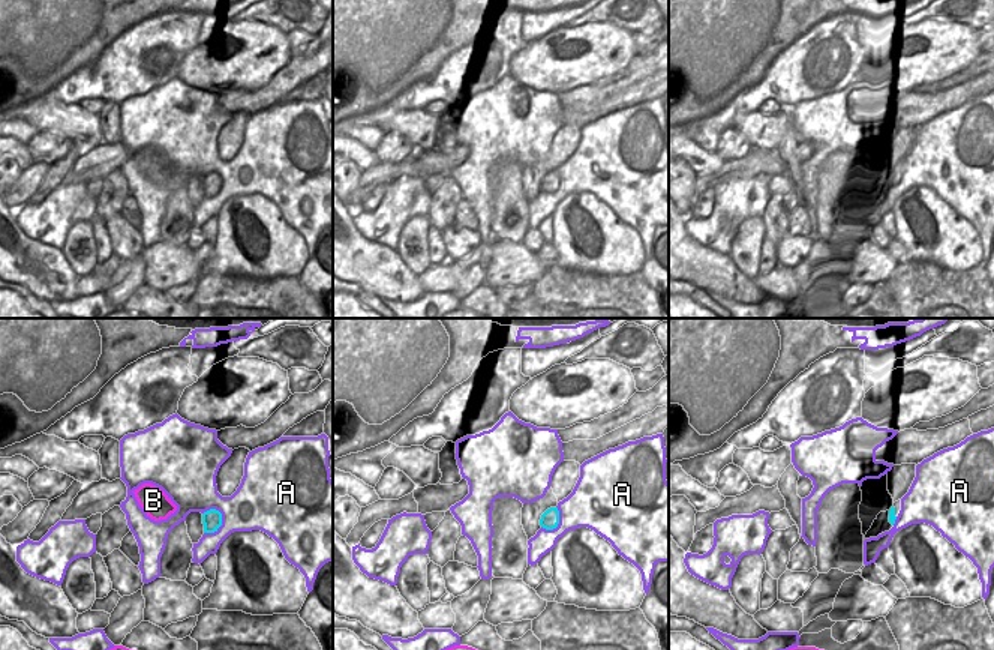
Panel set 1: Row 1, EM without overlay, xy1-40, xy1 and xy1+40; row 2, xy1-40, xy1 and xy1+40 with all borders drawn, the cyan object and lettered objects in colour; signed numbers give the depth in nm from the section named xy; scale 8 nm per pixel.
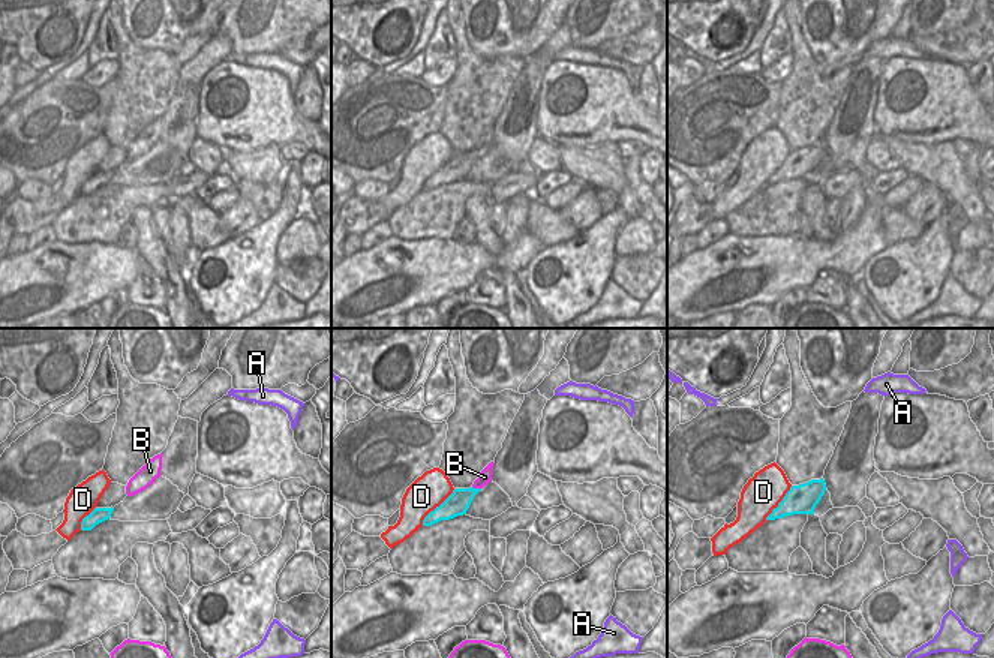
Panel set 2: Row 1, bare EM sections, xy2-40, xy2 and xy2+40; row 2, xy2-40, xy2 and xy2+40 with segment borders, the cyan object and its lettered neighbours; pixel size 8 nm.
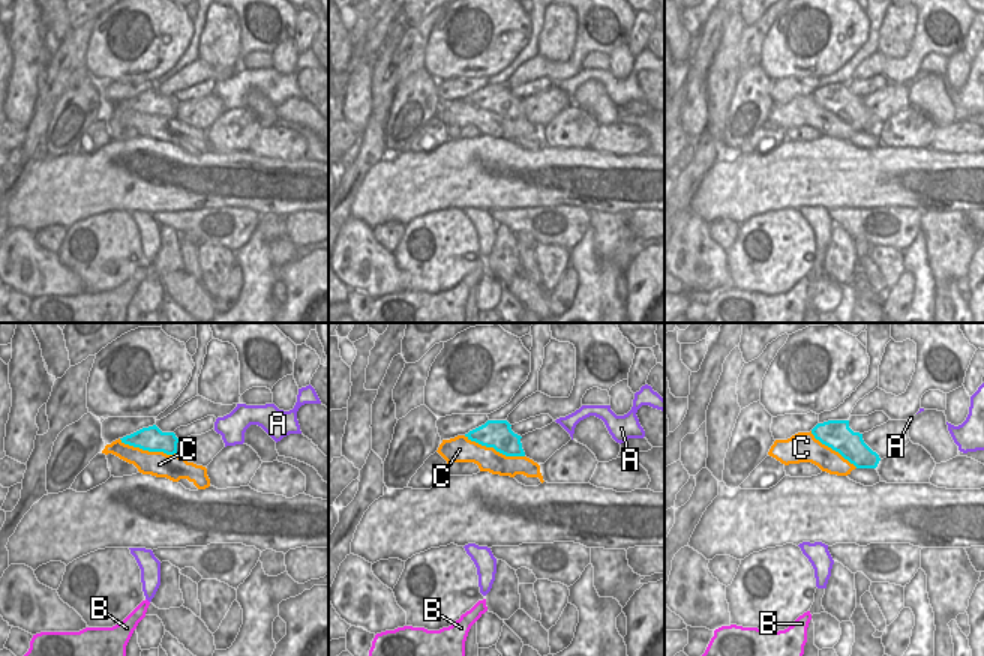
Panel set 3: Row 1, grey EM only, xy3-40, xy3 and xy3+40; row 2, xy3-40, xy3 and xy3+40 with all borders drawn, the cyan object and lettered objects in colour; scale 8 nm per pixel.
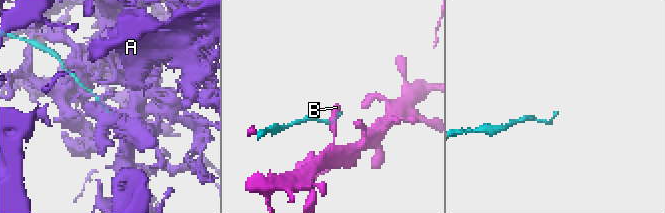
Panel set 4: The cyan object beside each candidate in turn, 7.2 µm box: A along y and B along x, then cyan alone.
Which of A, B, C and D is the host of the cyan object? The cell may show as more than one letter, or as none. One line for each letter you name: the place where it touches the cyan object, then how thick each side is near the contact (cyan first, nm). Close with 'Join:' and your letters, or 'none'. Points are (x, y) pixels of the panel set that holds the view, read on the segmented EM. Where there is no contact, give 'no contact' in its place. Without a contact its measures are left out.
Join: none

